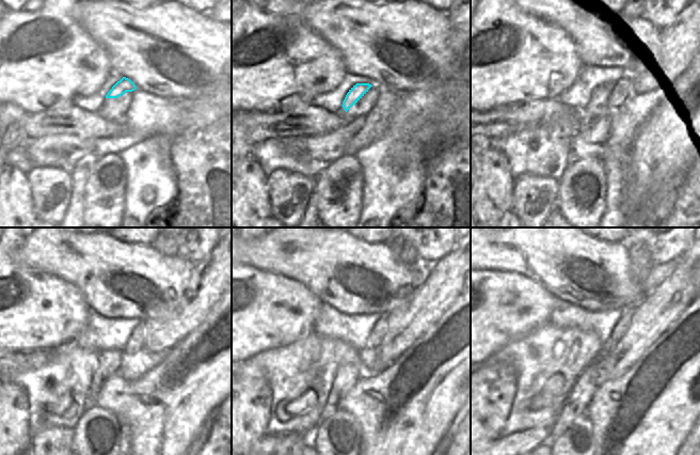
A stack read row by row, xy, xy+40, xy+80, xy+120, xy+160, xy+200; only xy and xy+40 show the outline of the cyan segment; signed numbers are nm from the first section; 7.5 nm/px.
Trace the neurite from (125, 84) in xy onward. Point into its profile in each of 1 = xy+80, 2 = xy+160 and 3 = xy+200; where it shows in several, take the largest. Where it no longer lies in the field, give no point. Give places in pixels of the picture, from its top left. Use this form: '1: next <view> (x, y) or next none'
1: next xy+80 (599, 95)
2: next xy+160 (349, 371)
3: next xy+200 (577, 401)

